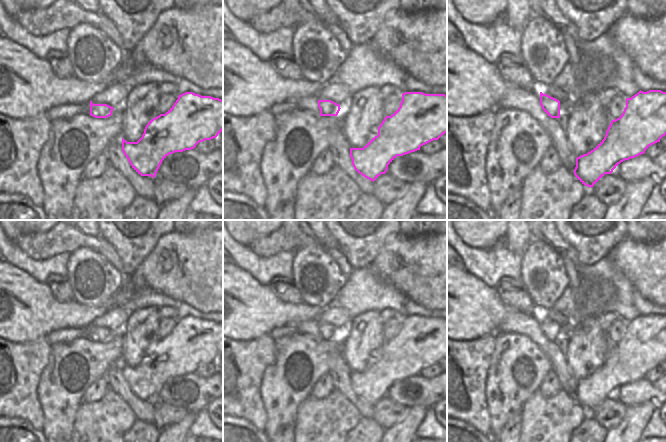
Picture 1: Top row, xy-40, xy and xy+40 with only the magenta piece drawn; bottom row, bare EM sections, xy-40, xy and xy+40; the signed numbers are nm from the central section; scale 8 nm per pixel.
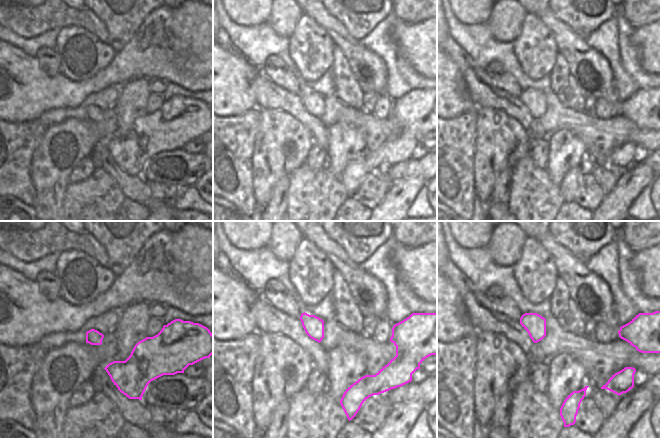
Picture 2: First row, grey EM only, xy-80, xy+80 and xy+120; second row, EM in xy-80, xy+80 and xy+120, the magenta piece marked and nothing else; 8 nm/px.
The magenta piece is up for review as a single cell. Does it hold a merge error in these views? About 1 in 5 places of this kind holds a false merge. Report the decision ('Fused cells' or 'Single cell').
Single cell

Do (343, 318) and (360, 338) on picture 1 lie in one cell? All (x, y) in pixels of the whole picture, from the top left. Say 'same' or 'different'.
different

